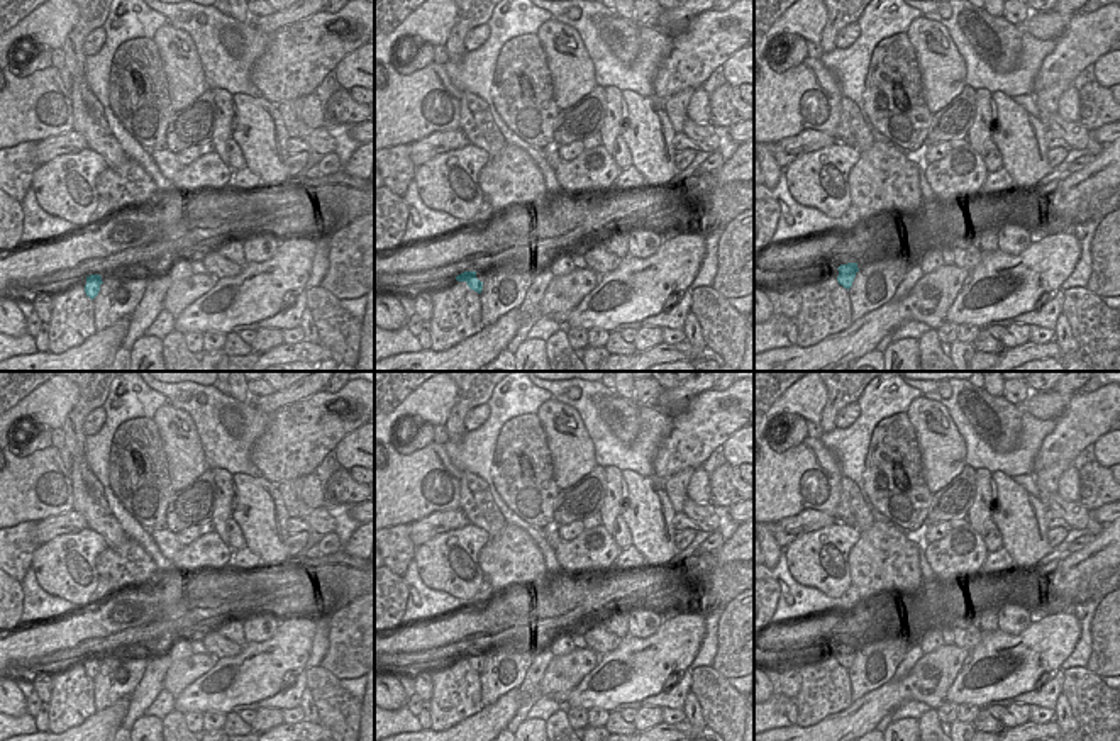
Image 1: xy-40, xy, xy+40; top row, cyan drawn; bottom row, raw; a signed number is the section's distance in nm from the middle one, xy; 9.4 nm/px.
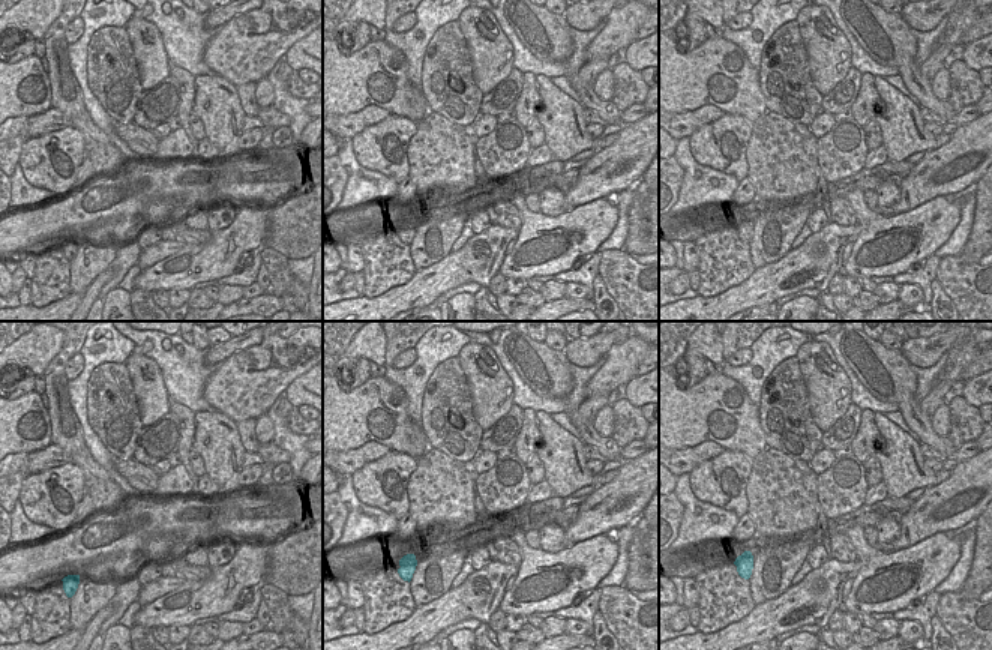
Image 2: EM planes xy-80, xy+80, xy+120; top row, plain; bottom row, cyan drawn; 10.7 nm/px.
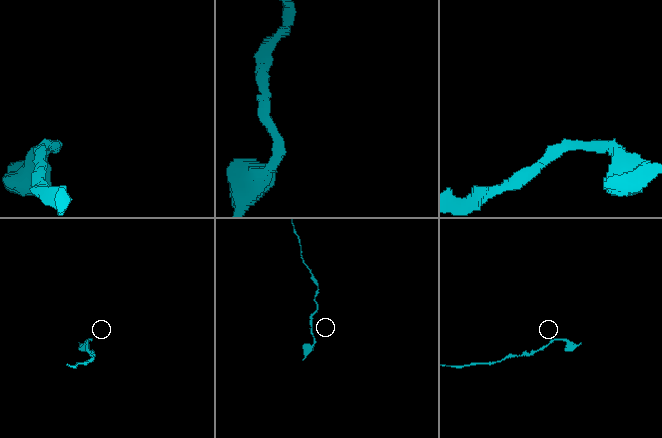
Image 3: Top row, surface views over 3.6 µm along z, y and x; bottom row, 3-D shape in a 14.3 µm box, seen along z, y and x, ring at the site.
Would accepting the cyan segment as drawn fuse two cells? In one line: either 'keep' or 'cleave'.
keep

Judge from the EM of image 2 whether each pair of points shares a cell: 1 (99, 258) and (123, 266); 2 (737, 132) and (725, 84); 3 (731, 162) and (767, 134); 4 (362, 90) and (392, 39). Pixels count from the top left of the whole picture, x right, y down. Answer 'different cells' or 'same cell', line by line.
1: different cells
2: different cells
3: different cells
4: different cells

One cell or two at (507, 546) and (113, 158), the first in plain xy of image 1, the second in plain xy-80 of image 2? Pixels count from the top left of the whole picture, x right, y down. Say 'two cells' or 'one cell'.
one cell

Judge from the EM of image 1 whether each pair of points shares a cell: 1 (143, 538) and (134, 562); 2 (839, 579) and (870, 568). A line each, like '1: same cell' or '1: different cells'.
1: different cells
2: different cells

